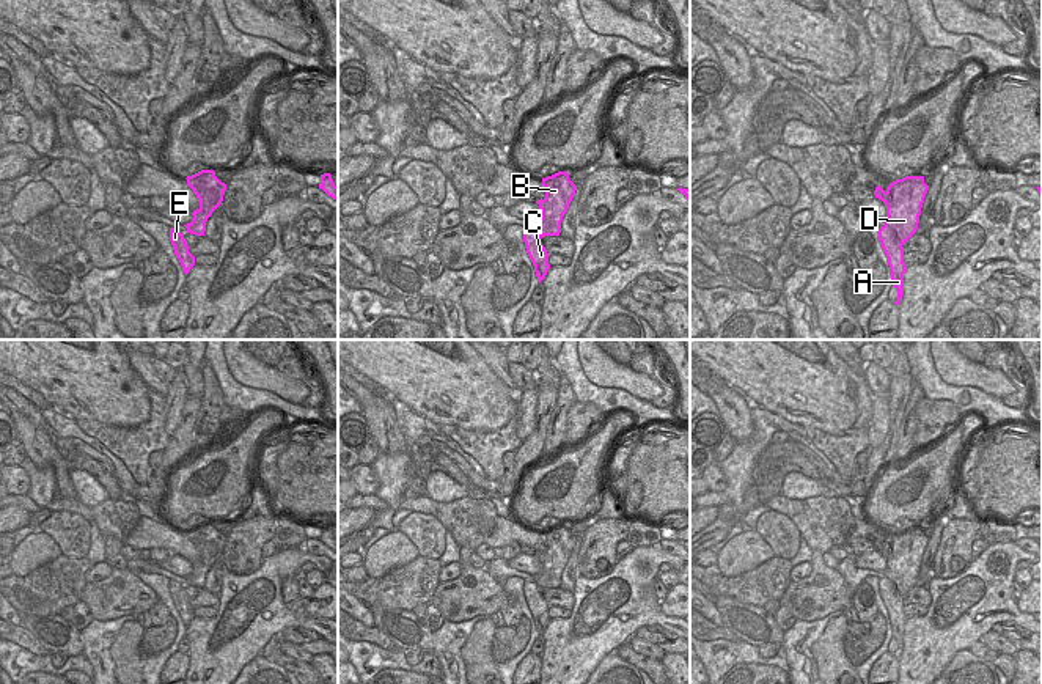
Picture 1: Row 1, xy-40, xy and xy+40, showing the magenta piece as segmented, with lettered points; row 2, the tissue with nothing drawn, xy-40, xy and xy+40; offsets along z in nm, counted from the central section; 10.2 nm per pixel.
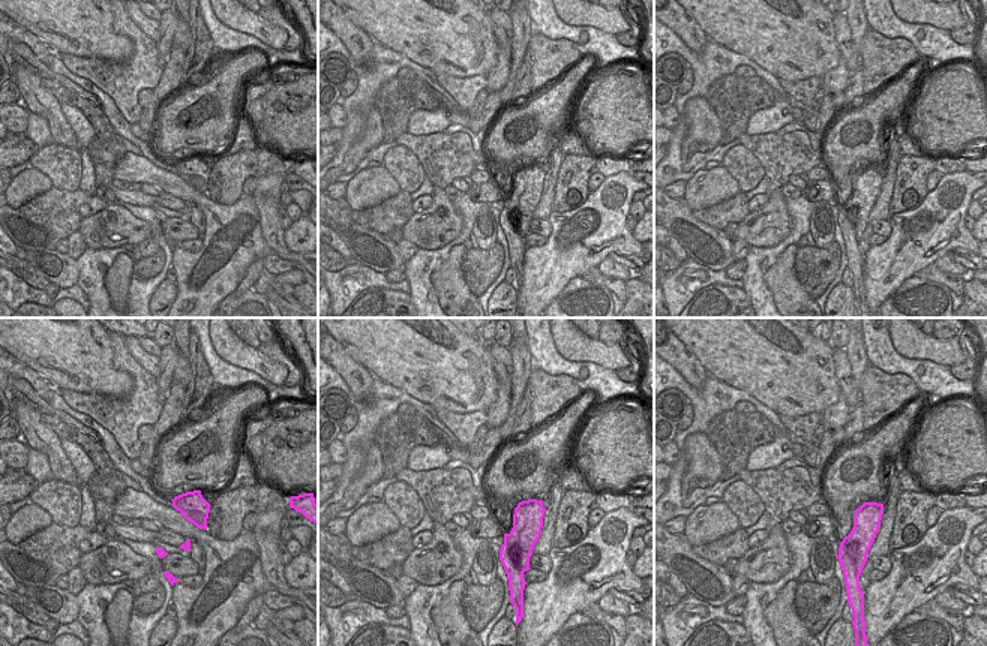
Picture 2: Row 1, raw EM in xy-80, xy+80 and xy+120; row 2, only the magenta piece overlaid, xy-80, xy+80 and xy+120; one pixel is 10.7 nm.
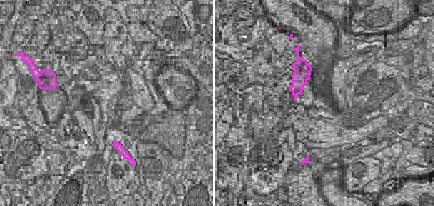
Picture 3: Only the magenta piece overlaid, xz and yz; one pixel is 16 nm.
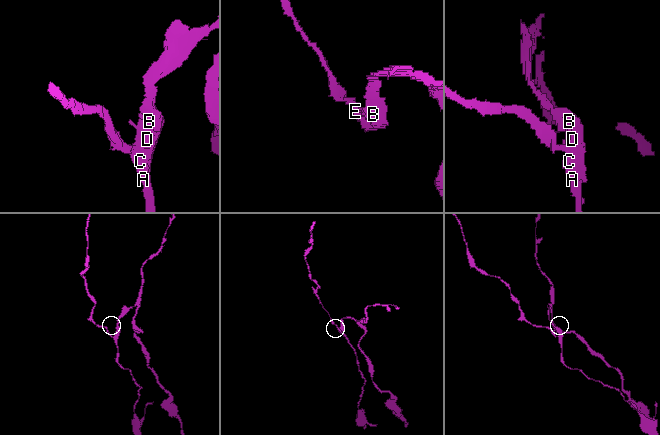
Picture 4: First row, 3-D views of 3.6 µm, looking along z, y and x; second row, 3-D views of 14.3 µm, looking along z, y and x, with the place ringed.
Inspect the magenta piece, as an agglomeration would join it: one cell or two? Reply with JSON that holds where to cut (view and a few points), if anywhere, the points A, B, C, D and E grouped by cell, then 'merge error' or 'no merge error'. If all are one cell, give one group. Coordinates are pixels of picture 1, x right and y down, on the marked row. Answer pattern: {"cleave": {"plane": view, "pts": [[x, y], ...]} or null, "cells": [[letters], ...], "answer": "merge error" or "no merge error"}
{"cleave": {"plane": "xy+40", "pts": [[885, 224], [901, 244]]}, "cells": [["A", "C", "E"], ["B", "D"]], "answer": "merge error"}

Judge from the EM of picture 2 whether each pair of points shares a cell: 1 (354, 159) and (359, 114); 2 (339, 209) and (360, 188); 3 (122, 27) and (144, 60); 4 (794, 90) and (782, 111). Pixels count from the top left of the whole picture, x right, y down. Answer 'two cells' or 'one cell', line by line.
1: two cells
2: two cells
3: one cell
4: two cells

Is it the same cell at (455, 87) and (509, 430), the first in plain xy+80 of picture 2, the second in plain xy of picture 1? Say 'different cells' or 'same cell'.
same cell

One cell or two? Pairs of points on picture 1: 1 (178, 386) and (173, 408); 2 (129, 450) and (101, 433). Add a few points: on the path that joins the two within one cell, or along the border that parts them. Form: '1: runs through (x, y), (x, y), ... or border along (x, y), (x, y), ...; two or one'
1: runs through (178, 390), (173, 403); one
2: runs through (123, 444), (107, 434); one

